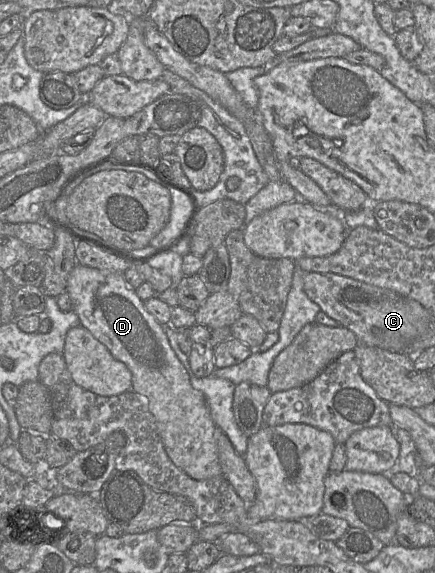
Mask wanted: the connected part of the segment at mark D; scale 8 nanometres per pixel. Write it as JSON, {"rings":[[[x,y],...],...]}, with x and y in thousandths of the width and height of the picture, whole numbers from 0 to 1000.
{"rings":[[[175,461],[154,489],[156,511],[184,567],[232,597],[257,621],[283,632],[303,651],[303,682],[329,691],[356,729],[377,784],[395,806],[451,838],[510,831],[492,756],[497,742],[485,728],[469,688],[437,668],[437,658],[391,604],[375,567],[345,548],[313,508],[297,501],[280,476],[232,473]]]}

